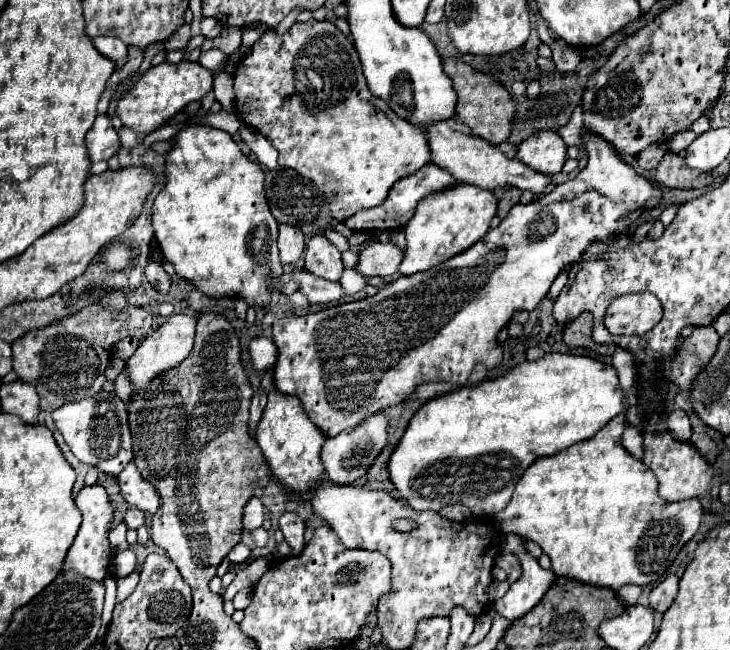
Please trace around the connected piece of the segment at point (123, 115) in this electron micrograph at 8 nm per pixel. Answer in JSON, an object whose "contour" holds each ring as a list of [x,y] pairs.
{"contour":[[[182,60],[180,64],[162,62],[152,66],[134,86],[134,90],[118,102],[120,120],[132,128],[136,134],[150,134],[162,124],[166,124],[172,116],[176,116],[186,104],[194,100],[202,100],[212,90],[214,74],[208,68],[202,68],[198,62]]]}

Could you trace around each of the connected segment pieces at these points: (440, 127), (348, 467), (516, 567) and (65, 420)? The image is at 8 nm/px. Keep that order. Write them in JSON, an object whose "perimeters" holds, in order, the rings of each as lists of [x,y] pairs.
{"perimeters":[[[[450,118],[446,122],[436,122],[428,126],[428,144],[432,150],[432,162],[444,170],[448,170],[458,182],[472,184],[484,190],[496,190],[496,188],[518,188],[518,190],[530,190],[532,194],[540,196],[544,194],[546,186],[552,182],[552,176],[536,172],[534,168],[522,164],[516,158],[506,158],[498,146],[492,146],[490,142],[478,138],[464,126],[464,122]]],[[[384,412],[380,414],[372,414],[368,416],[360,426],[352,428],[352,430],[344,430],[334,438],[326,438],[324,446],[322,446],[322,464],[326,468],[326,476],[330,482],[340,484],[340,486],[348,486],[354,484],[356,480],[364,478],[366,472],[370,470],[370,466],[374,464],[374,460],[378,458],[378,454],[384,450],[386,440],[388,440],[388,416]]],[[[500,554],[498,560],[496,560],[496,566],[500,566],[502,570],[506,570],[510,584],[516,582],[516,580],[522,576],[520,560],[518,560],[518,556],[514,556],[514,554]]],[[[98,392],[92,398],[64,404],[62,408],[52,412],[52,418],[66,444],[80,462],[96,466],[98,470],[110,476],[118,476],[120,470],[124,470],[124,466],[132,460],[132,434],[128,426],[128,410],[126,404],[114,394]]]]}

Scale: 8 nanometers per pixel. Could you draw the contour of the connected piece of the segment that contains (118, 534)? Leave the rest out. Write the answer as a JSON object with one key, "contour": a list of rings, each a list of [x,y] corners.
{"contour":[[[124,522],[111,529],[109,533],[109,542],[115,552],[123,550],[123,547],[129,547],[126,540],[127,526]]]}

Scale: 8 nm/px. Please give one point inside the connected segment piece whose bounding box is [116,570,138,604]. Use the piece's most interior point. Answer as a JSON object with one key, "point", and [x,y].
{"point":[126,585]}

